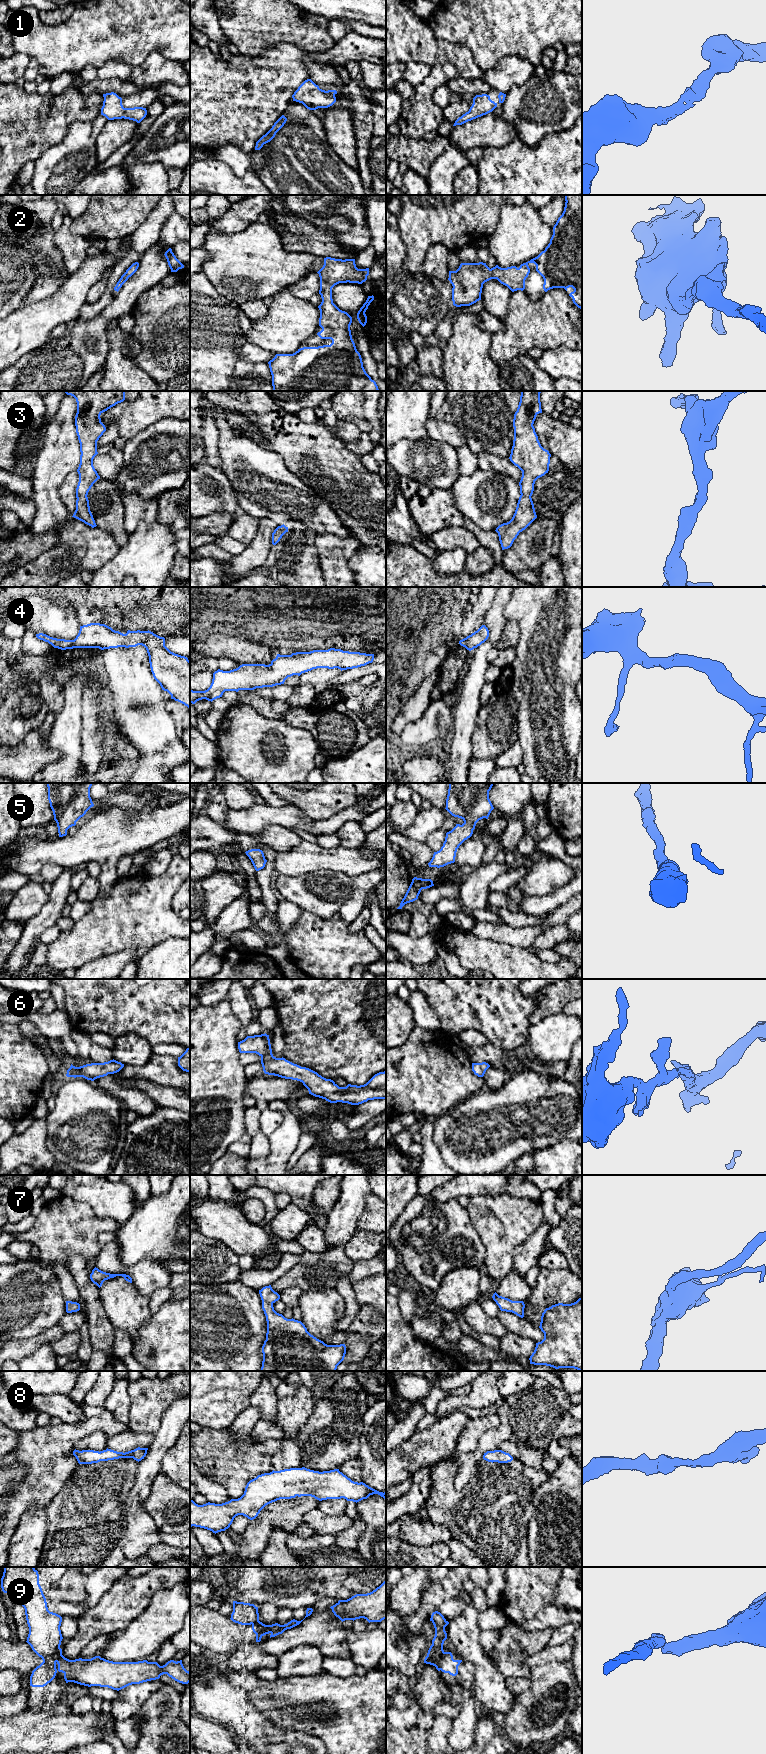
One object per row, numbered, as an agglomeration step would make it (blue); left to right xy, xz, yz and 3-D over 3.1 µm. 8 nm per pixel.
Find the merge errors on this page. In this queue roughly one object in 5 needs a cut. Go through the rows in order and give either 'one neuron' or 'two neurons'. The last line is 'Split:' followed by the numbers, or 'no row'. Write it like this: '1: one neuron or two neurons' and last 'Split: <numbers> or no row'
1: one neuron
2: one neuron
3: one neuron
4: one neuron
5: one neuron
6: one neuron
7: one neuron
8: one neuron
9: two neurons
Split: 9

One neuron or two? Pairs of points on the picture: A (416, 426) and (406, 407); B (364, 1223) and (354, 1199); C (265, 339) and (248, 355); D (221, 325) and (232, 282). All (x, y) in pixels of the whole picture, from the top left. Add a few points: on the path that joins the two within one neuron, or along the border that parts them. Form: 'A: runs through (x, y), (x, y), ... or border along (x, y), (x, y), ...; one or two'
A: runs through (411, 421), (406, 416), (406, 412); one
B: border along (370, 1193), (356, 1229); two
C: border along (246, 341), (270, 350), (275, 354); two
D: border along (211, 282), (220, 293), (239, 304); two

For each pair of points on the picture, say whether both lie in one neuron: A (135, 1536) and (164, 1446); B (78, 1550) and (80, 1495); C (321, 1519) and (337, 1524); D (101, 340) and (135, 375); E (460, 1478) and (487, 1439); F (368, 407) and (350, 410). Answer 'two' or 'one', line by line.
A: one
B: one
C: one
D: two
E: one
F: two

